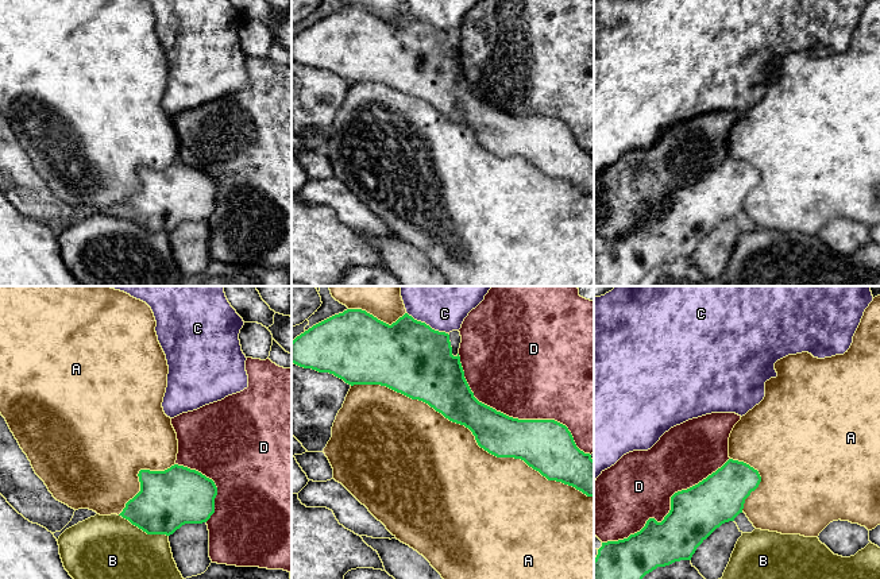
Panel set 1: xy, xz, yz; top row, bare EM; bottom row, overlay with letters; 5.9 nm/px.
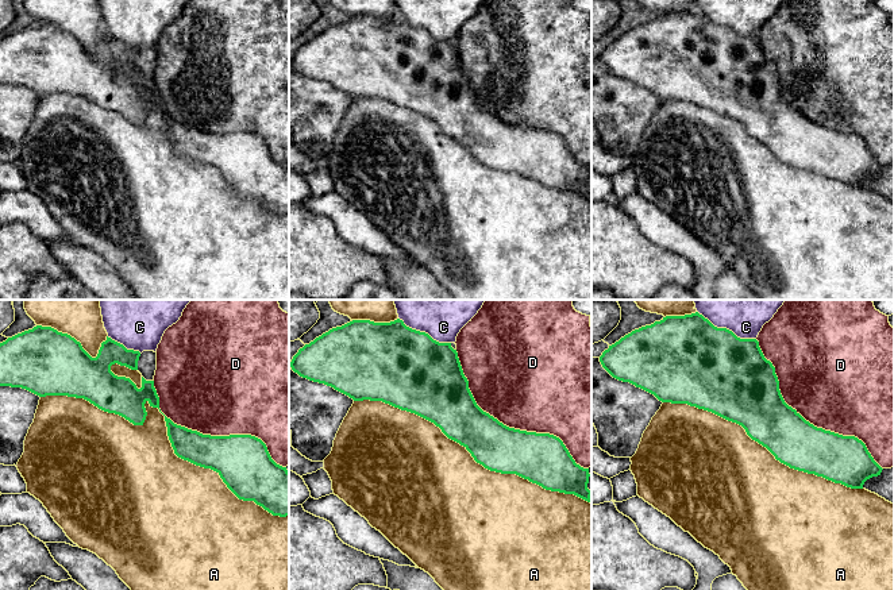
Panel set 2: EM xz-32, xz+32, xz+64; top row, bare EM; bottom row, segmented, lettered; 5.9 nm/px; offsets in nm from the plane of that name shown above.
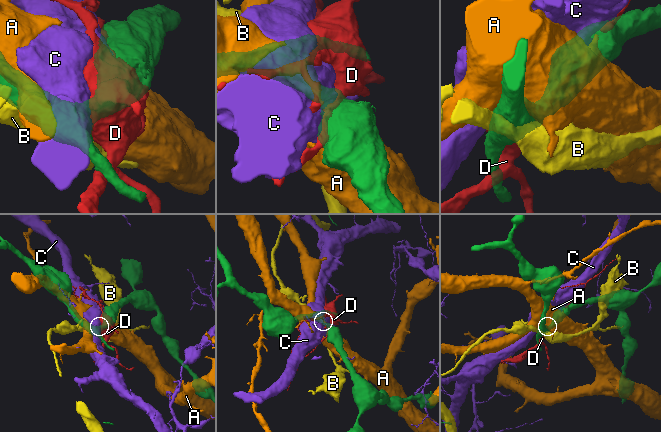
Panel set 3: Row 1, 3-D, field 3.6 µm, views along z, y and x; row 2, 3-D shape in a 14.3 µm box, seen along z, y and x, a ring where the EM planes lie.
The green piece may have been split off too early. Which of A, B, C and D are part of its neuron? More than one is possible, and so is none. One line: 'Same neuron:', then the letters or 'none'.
Same neuron: D

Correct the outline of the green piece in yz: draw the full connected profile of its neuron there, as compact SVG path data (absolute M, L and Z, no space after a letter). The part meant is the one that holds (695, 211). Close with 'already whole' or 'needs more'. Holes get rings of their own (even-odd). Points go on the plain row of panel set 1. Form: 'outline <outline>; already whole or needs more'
outline M729 157L721 166L698 182L675 190L671 208L661 220L649 216L645 224L618 239L602 240L594 256L594 286L637 286L642 275L675 259L691 258L696 246L722 221L742 211L745 197L761 180L757 167Z; already whole

